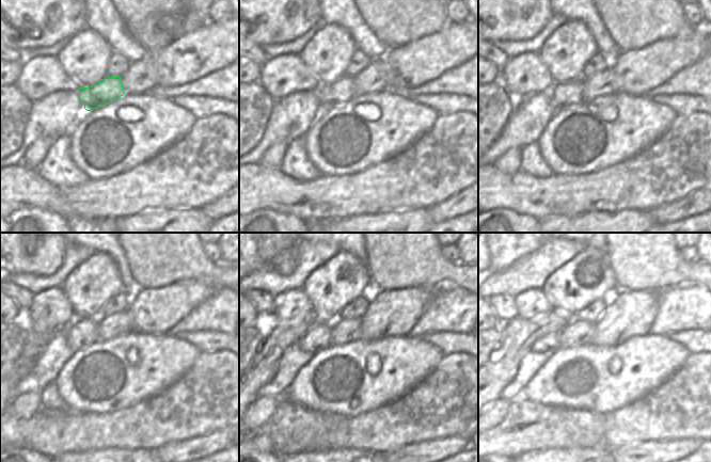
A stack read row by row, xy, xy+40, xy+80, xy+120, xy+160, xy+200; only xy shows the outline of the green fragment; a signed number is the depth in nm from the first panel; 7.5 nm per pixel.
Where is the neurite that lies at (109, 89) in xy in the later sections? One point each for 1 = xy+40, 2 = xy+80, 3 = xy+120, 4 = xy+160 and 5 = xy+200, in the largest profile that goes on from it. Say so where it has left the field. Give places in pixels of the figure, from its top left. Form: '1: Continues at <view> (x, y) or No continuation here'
1: Continues at xy+40 (337, 94)
2: Continues at xy+80 (567, 94)
3: Continues at xy+120 (82, 332)
4: Continues at xy+160 (317, 337)
5: Continues at xy+200 (550, 343).

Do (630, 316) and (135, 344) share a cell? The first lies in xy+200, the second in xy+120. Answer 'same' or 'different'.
different

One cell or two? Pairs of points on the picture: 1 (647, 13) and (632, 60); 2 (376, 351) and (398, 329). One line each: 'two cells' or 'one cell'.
1: two cells
2: two cells

